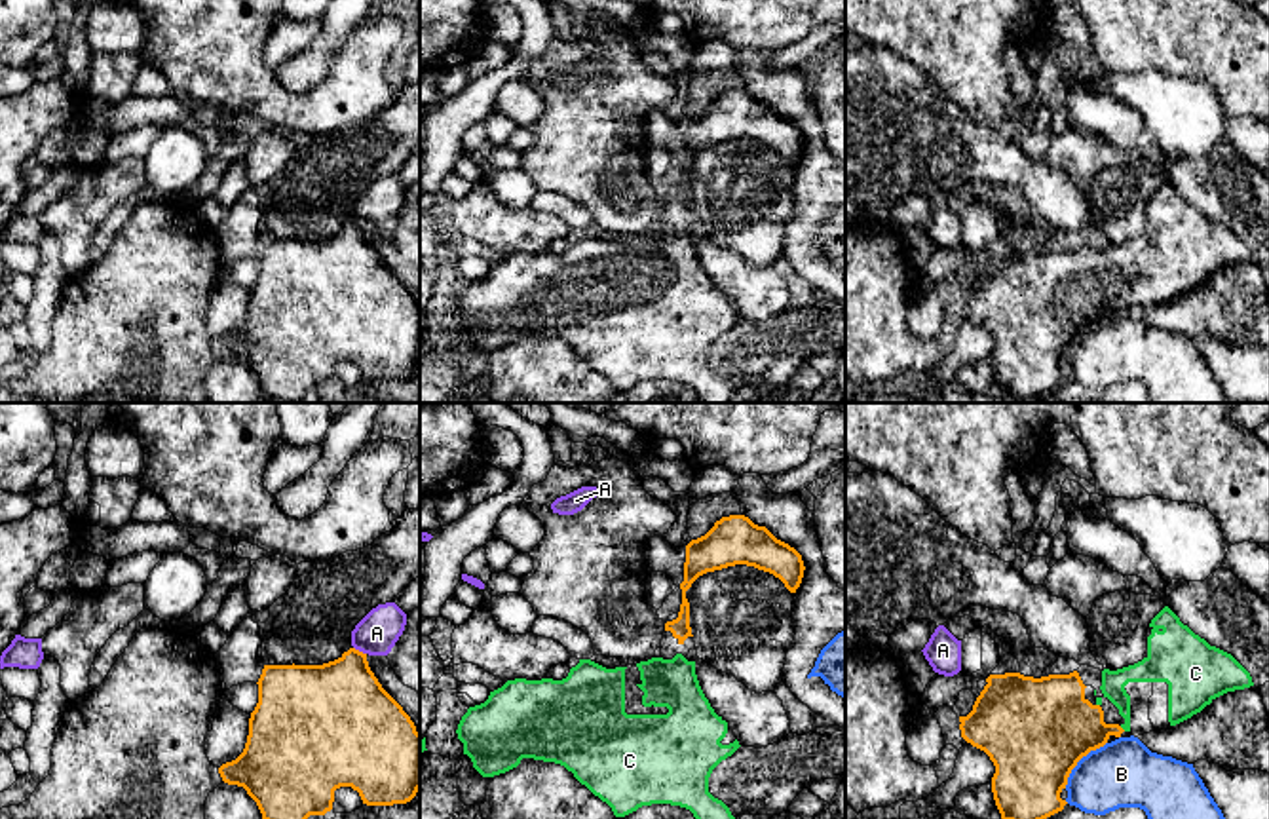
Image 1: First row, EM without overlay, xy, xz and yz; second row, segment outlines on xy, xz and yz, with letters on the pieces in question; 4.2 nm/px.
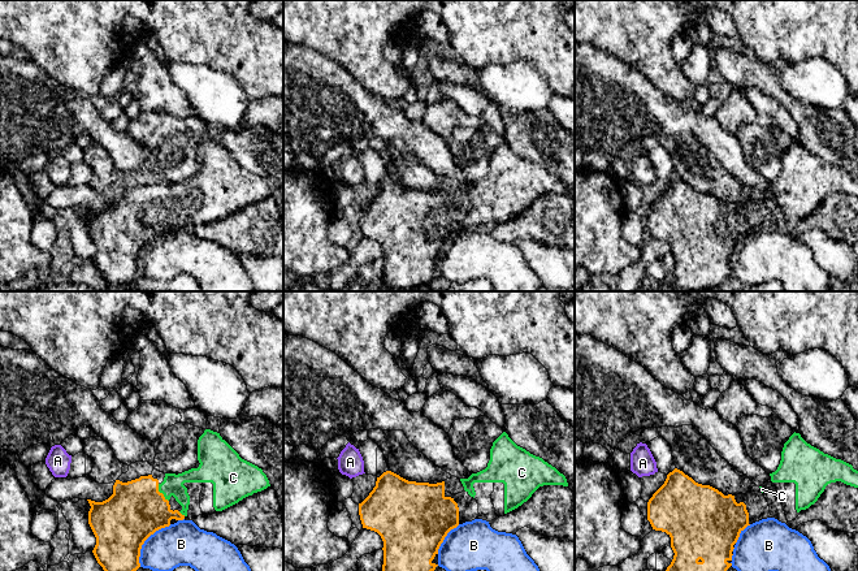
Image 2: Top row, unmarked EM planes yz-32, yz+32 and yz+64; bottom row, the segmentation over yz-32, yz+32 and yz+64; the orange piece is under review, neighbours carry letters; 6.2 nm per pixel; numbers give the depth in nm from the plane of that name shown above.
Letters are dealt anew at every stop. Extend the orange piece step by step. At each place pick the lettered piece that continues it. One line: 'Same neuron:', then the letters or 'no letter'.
Same neuron: C

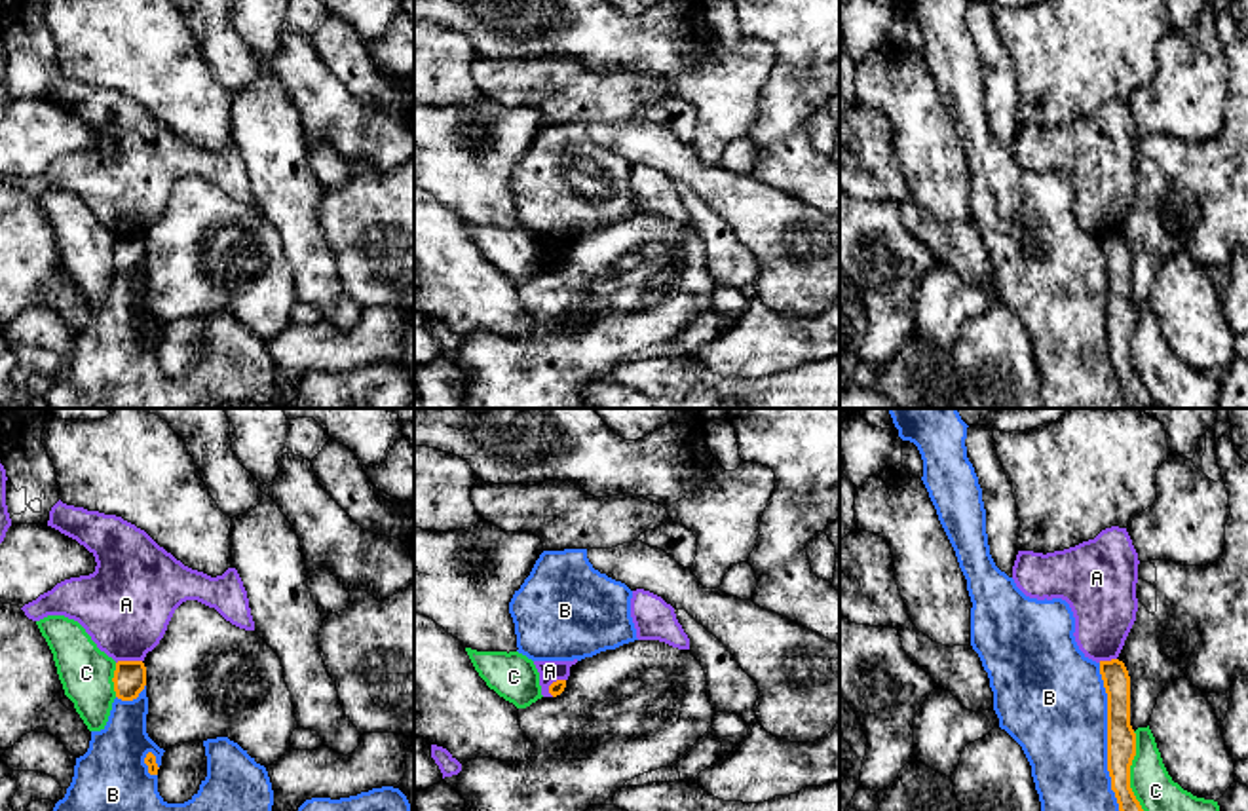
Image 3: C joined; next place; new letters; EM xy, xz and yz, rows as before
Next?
Same neuron: no letter

